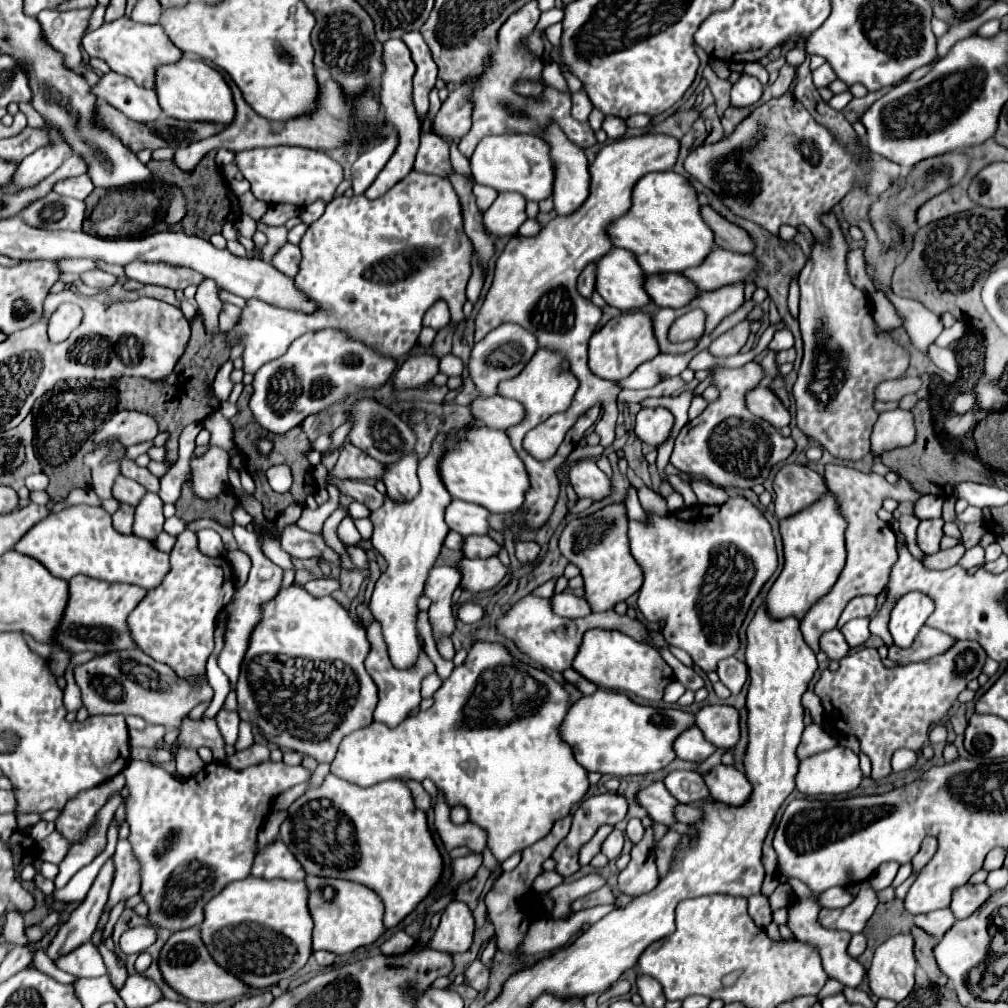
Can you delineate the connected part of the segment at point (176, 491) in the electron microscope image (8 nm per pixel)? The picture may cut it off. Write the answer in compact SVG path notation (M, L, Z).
M175 466L161 478L161 490L159 496L163 502L175 502L181 496L181 490L185 482L189 482L193 478L191 466Z

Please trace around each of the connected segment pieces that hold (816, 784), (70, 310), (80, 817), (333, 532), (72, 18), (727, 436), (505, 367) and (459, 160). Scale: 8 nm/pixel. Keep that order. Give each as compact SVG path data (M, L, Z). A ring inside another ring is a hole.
M835 746L799 764L795 788L807 796L847 794L861 784L859 756L845 746Z
M61 306L61 310L55 310L47 322L49 326L49 340L51 342L61 342L65 340L73 328L81 324L81 308L79 306Z
M117 774L115 778L95 786L93 790L85 790L85 792L81 792L81 796L75 796L61 810L61 816L55 820L57 830L69 842L77 842L87 832L87 828L95 822L95 814L101 808L101 804L105 804L109 794L115 792L117 788L121 788L123 784L125 784L123 774Z
M335 510L335 512L325 520L325 524L323 524L323 538L325 538L325 542L327 542L335 552L341 552L341 554L345 556L345 570L353 570L355 566L351 564L351 560L349 560L349 556L347 556L347 552L345 552L343 542L339 542L339 538L337 538L337 526L339 526L339 522L341 522L345 516L347 516L345 510Z
M79 8L67 12L49 10L37 14L43 36L67 58L67 68L77 68L81 62L81 38L89 28L93 10L95 8Z
M747 362L735 370L723 366L713 368L711 386L717 386L719 400L711 402L699 418L691 420L681 430L681 434L675 438L671 464L685 474L703 476L721 488L753 488L755 484L763 484L771 466L783 462L795 448L793 440L783 438L777 428L753 416L747 408L745 396L757 388L763 378L765 372L757 362Z
M501 324L495 330L491 330L481 342L477 342L473 346L471 358L469 358L469 364L467 364L469 376L475 384L475 388L479 390L477 398L495 396L499 382L515 378L525 368L525 364L529 362L529 358L533 356L535 350L537 350L535 336L525 332L525 328L521 328L519 324Z
M443 138L445 141L449 142L450 145L450 160L451 164L453 164L453 168L459 172L459 174L471 174L471 170L469 170L469 160L465 160L461 154L459 154L459 150L457 144L455 144L449 138Z

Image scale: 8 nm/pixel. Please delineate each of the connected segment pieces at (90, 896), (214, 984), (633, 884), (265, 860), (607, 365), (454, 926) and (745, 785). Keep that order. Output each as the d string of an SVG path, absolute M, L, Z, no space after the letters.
M107 860L105 866L101 868L101 872L97 874L91 890L87 892L83 904L69 914L65 924L61 924L59 932L55 934L55 938L51 940L51 944L47 948L47 956L53 962L57 958L73 952L73 948L79 948L81 944L91 940L91 936L93 936L93 932L97 928L101 910L103 910L103 906L107 902L113 872L115 872L113 870L113 860Z
M197 928L181 930L177 934L171 934L171 938L167 940L167 944L161 950L159 968L163 972L163 978L169 982L169 986L173 986L185 998L197 1000L197 1002L203 1002L203 1004L219 1004L219 1002L225 1002L225 1000L251 996L255 992L255 988L251 988L241 978L237 978L229 970L221 968L213 960L207 946L203 944L201 934L199 934Z
M647 828L641 842L633 846L627 868L621 870L619 874L619 890L629 896L651 892L659 882L655 860L657 860L657 840L653 828Z
M275 838L271 844L257 852L251 874L269 880L273 878L305 880L305 870L301 868L299 860L289 852L281 838Z
M629 312L609 320L603 328L599 328L589 340L589 368L593 374L605 380L623 380L627 378L639 364L655 358L659 354L657 340L653 336L651 318L645 312Z
M453 900L443 910L439 928L435 930L429 948L447 954L467 952L473 944L473 932L475 932L475 918L471 910L463 902Z
M721 764L721 766L713 768L709 774L705 774L703 778L709 786L713 800L735 806L735 808L745 806L753 792L751 782L745 778L745 774L731 766Z

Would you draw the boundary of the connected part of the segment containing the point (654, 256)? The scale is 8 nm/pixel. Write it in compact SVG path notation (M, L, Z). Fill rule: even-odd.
M673 170L649 174L633 188L633 206L627 216L621 216L609 226L609 236L617 248L631 250L645 274L685 272L701 264L715 246L713 230L701 216L701 206L695 188L689 180Z

